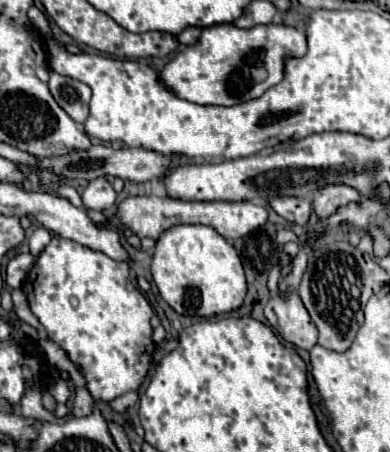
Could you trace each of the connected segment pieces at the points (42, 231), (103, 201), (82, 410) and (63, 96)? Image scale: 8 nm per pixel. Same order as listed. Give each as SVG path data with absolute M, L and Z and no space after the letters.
M45 228L36 229L29 239L30 253L37 257L51 240L51 234Z
M96 178L82 192L82 202L86 210L108 210L116 202L116 192L106 178Z
M76 387L75 391L74 406L69 414L76 418L84 417L86 414L92 412L92 408L94 408L94 398L90 398L90 393L84 388Z
M50 70L48 80L50 92L54 100L60 104L60 108L78 124L82 124L88 118L88 104L90 104L90 88L74 78L62 76L54 70Z

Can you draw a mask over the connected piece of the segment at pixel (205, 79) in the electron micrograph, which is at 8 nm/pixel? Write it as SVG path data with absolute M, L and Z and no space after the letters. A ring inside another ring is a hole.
M218 24L204 28L196 44L180 50L158 70L158 78L166 90L188 102L202 106L236 106L260 98L282 80L284 54L306 54L306 36L296 28L264 24L244 30L234 24Z

